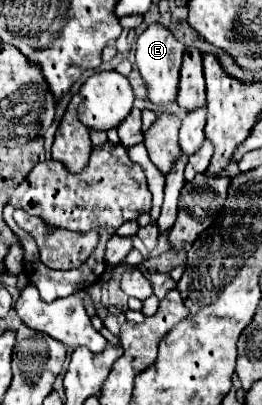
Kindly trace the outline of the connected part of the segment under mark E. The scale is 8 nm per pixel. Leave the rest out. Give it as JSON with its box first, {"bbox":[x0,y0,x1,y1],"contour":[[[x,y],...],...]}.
{"bbox":[135,21,185,105],"contour":[[[159,21],[147,25],[147,29],[137,37],[137,51],[135,51],[137,53],[137,67],[139,67],[141,75],[143,75],[143,79],[147,81],[149,99],[153,103],[165,105],[165,103],[175,101],[183,51],[185,51],[183,43],[173,35],[173,31],[169,27],[165,27]]]}

